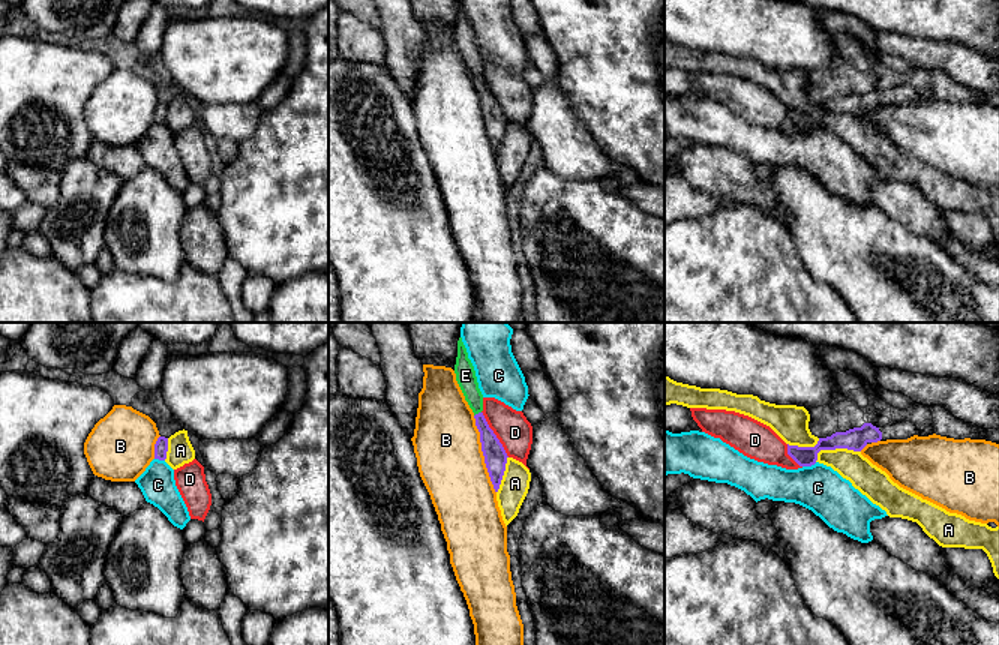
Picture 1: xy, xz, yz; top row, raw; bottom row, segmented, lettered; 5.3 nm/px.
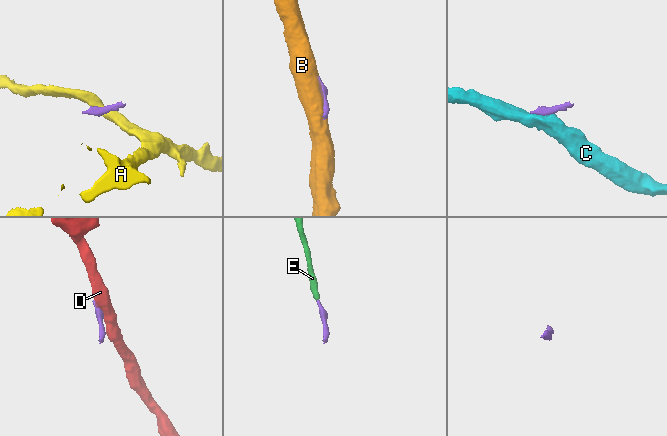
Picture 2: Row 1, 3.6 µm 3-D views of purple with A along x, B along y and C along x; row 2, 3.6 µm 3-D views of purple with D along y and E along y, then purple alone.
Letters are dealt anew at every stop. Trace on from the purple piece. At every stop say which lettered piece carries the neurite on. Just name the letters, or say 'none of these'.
E

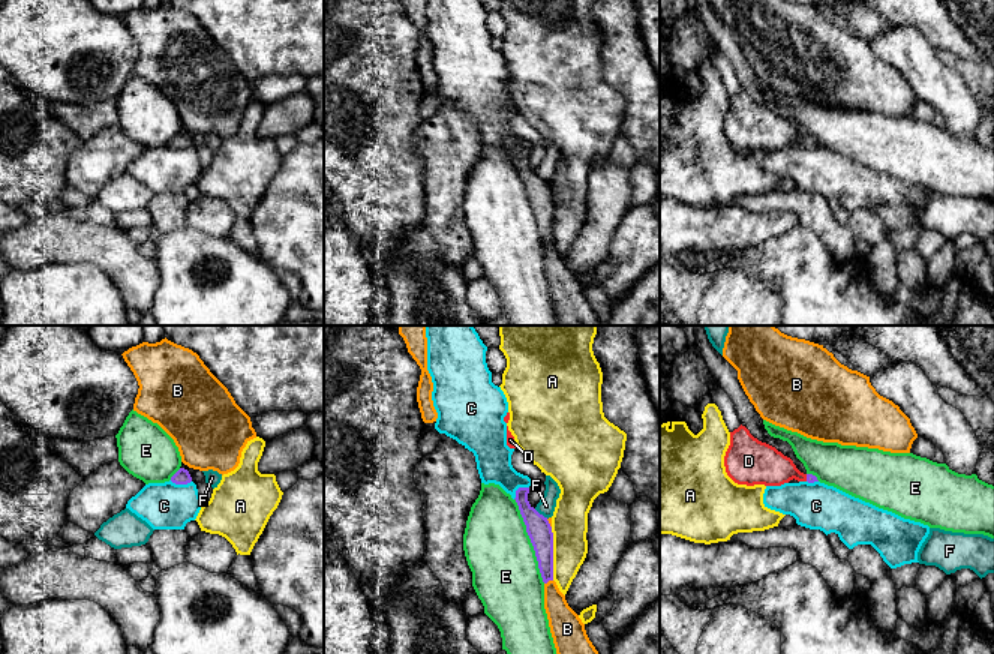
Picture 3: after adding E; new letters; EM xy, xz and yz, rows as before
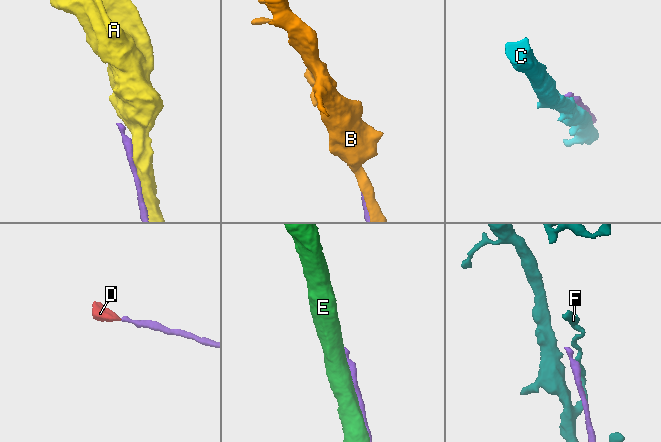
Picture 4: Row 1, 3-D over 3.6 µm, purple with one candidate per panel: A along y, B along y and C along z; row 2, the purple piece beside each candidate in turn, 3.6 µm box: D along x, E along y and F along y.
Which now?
D

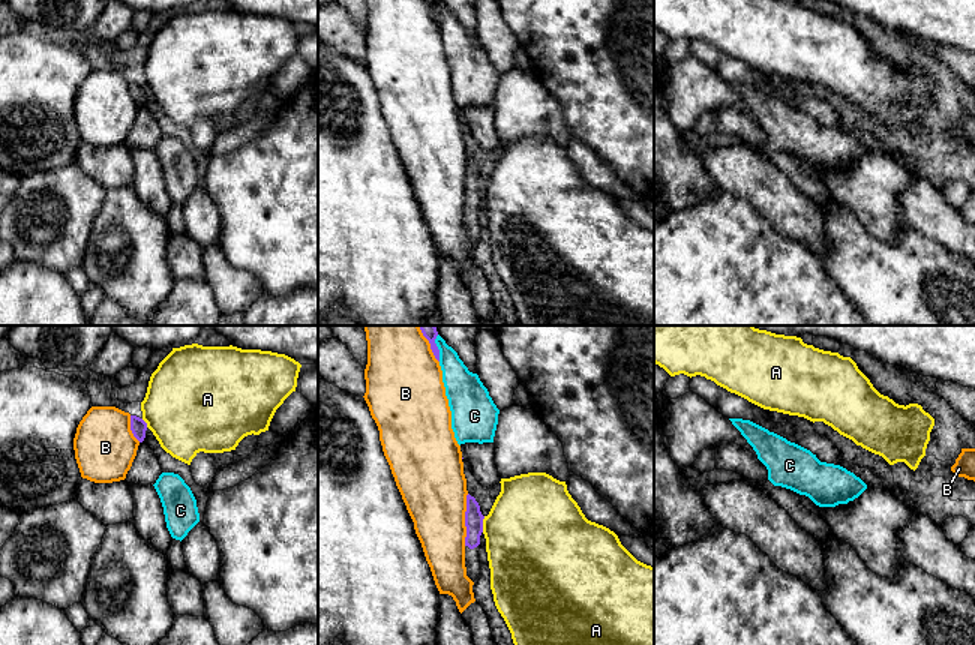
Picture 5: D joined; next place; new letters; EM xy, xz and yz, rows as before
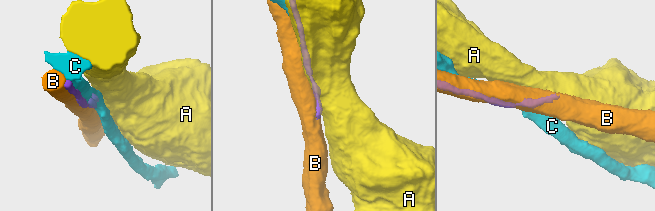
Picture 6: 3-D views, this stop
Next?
none of these

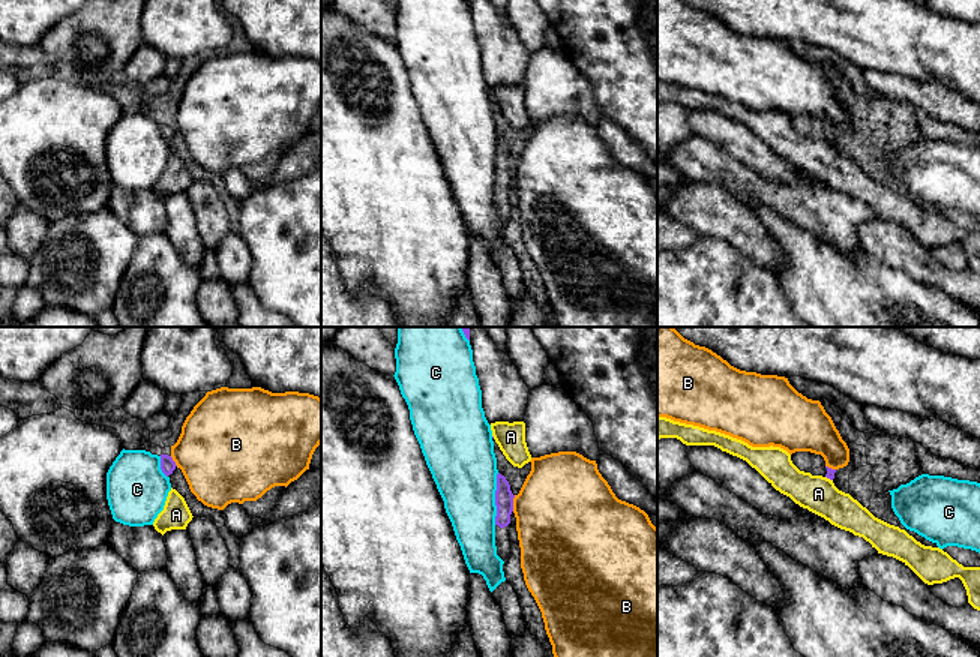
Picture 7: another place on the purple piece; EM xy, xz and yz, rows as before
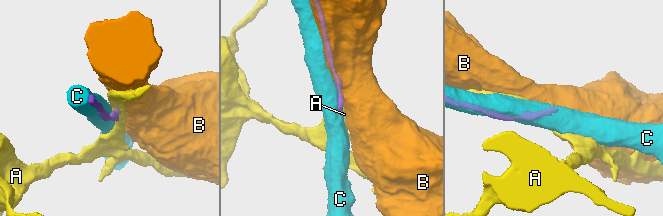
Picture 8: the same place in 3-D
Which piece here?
none of these

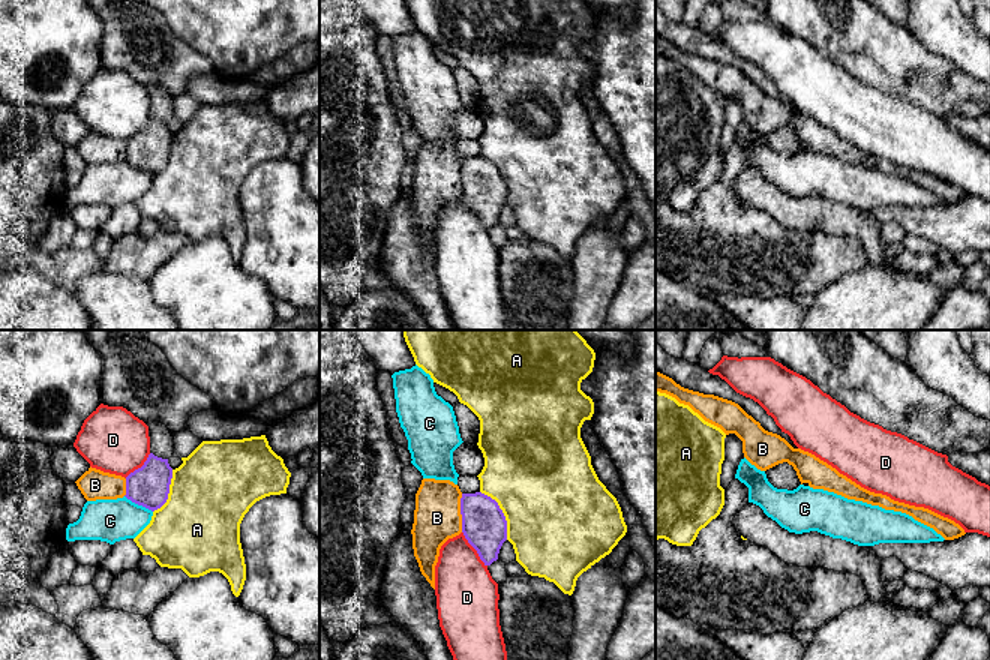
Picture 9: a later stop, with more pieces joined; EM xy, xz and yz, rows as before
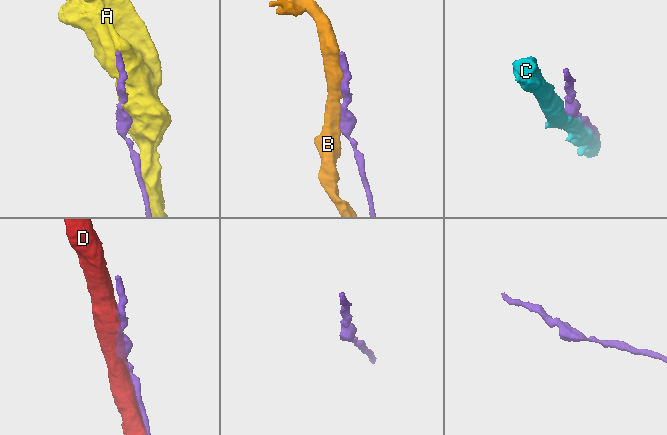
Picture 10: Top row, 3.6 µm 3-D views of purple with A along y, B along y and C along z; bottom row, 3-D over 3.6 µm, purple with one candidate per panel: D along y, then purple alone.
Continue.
none of these

